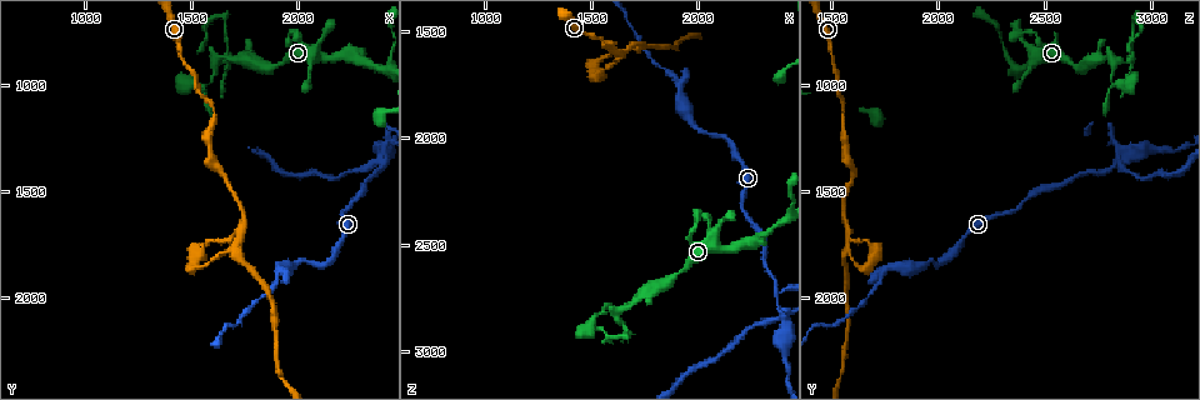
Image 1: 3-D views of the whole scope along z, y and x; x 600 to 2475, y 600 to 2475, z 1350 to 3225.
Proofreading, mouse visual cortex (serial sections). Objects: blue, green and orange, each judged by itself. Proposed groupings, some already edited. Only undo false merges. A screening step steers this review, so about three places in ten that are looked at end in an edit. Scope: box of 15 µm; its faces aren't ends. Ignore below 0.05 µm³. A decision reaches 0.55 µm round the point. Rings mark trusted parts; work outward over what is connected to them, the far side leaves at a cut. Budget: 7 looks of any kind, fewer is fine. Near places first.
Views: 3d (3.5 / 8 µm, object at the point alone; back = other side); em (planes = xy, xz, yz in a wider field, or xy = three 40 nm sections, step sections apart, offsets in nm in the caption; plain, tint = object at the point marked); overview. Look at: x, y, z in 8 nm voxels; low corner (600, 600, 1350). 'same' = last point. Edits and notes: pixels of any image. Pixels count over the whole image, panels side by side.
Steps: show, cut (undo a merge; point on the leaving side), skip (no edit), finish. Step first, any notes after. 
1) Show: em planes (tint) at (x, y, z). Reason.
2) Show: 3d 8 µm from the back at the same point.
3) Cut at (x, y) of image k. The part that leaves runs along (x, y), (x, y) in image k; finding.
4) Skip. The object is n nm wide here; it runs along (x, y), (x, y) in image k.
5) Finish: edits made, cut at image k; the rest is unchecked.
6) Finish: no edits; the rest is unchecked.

Show: 3d 3.5 µm at (1620, 890, 2820). Narrows sharply.

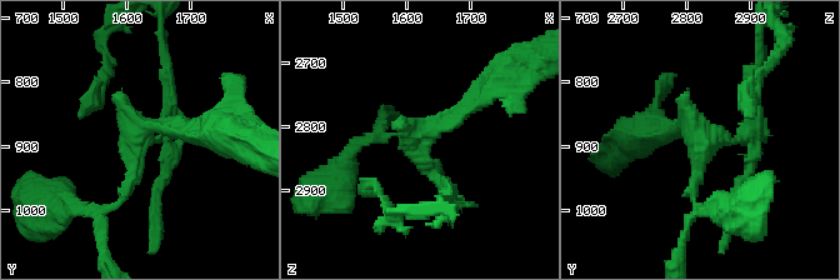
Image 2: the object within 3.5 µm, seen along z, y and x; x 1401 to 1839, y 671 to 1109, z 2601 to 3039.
Show: em xy step 2 (tint) at (1620, 885, 2825).

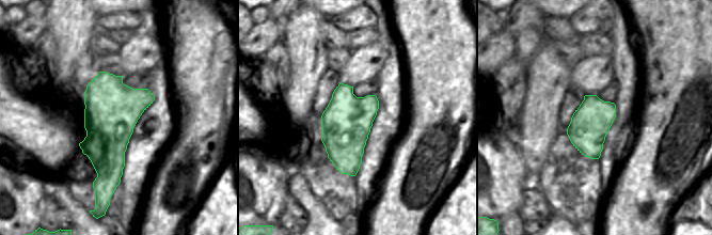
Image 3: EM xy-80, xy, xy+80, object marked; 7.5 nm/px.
Skip. It runs along (203, 133), (149, 125), (126, 190), (103, 209) in image 2; continuous, no second cell.

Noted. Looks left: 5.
Show: 3d 3.5 µm at (1700, 1750, 1580). Arms part here.

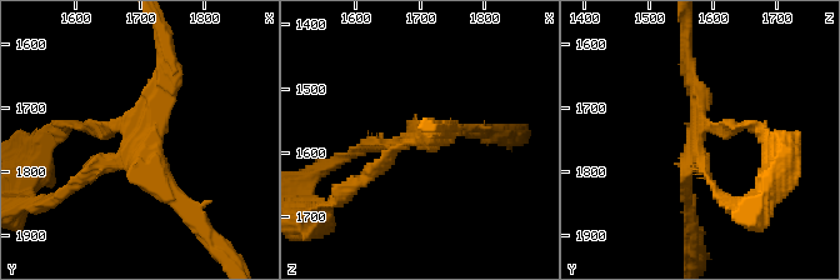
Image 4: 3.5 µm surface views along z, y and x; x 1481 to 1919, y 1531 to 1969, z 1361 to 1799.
Show: em xy step 3 (tint) at (1715, 1740, 1575). 3 arms meet here; the arms are 150, 150, 150 nm wide.

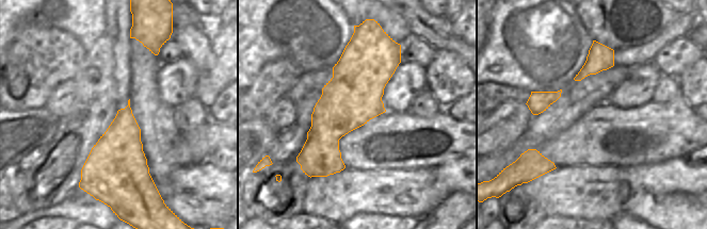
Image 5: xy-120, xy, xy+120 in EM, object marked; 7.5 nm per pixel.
Skip. One cell here.

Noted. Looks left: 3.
Show: 3d 3.5 µm at (1910, 1850, 1760). Sharp bend.

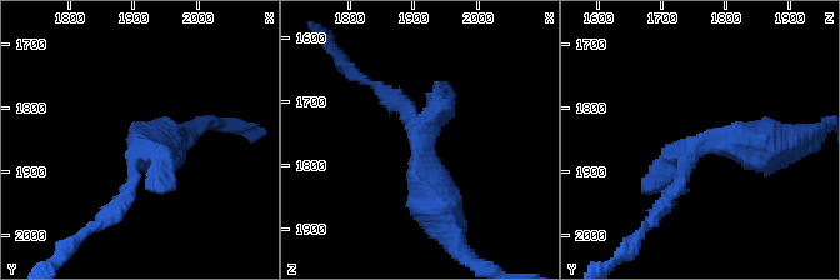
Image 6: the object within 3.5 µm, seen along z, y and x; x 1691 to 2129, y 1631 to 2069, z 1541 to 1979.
Show: em xy step 1 (tint) at (1915, 1865, 1755). Shape alone is not enough.

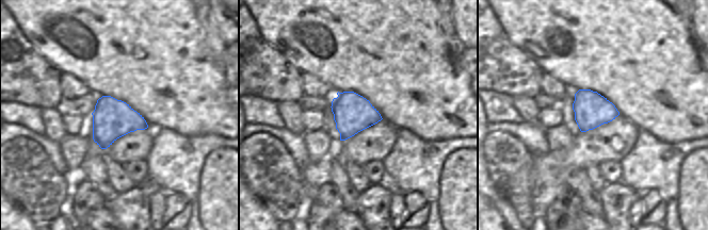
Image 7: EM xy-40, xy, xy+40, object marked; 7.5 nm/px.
Skip. It runs along (775, 144), (704, 140), (656, 213) in image 6; all the same cell.

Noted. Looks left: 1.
Finish: no edits; the rest is unchecked.

